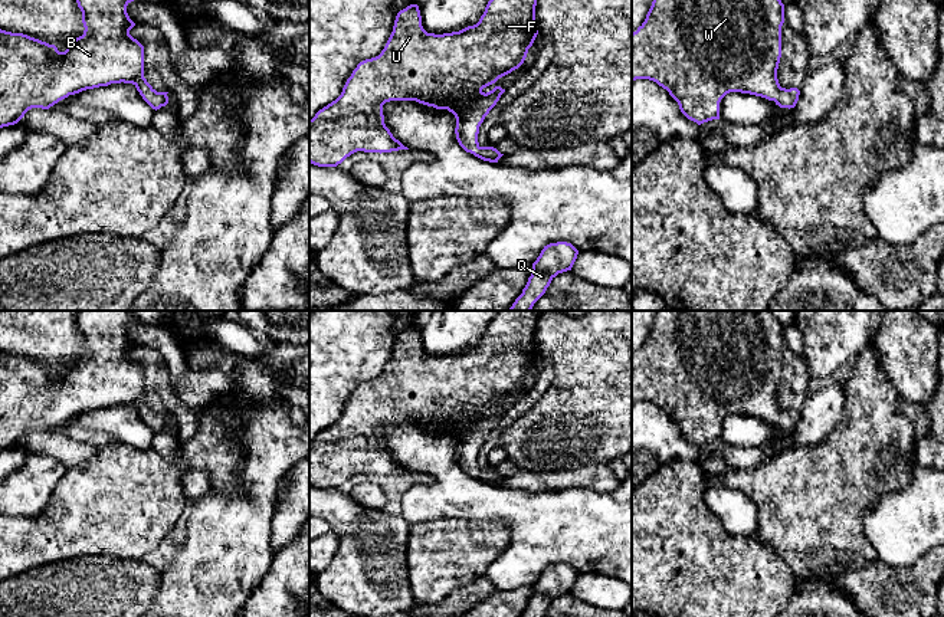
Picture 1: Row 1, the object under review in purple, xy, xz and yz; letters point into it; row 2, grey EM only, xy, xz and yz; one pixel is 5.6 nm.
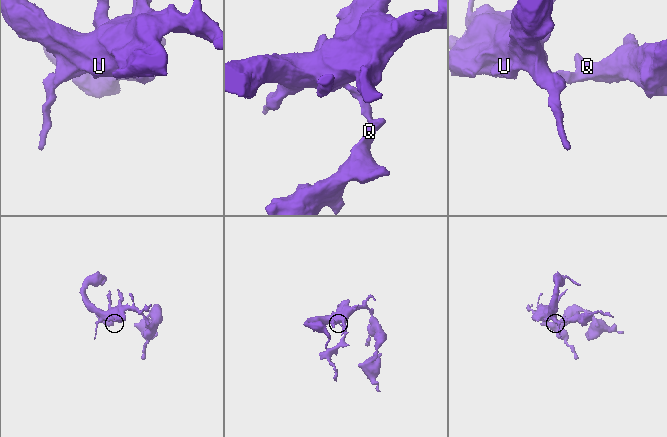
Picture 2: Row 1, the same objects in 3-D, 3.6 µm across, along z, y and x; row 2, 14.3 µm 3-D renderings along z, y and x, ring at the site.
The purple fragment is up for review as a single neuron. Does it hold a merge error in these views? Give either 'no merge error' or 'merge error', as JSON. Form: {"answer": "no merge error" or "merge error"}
{"answer": "no merge error"}

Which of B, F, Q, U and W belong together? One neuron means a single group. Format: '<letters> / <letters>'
B F Q U W

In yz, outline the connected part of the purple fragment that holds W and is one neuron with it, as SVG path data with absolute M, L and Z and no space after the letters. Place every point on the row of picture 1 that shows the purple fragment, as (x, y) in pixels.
M653 0L645 22L632 33L632 81L656 82L698 125L720 119L720 102L730 92L794 108L800 91L781 88L777 79L783 23L781 0Z

